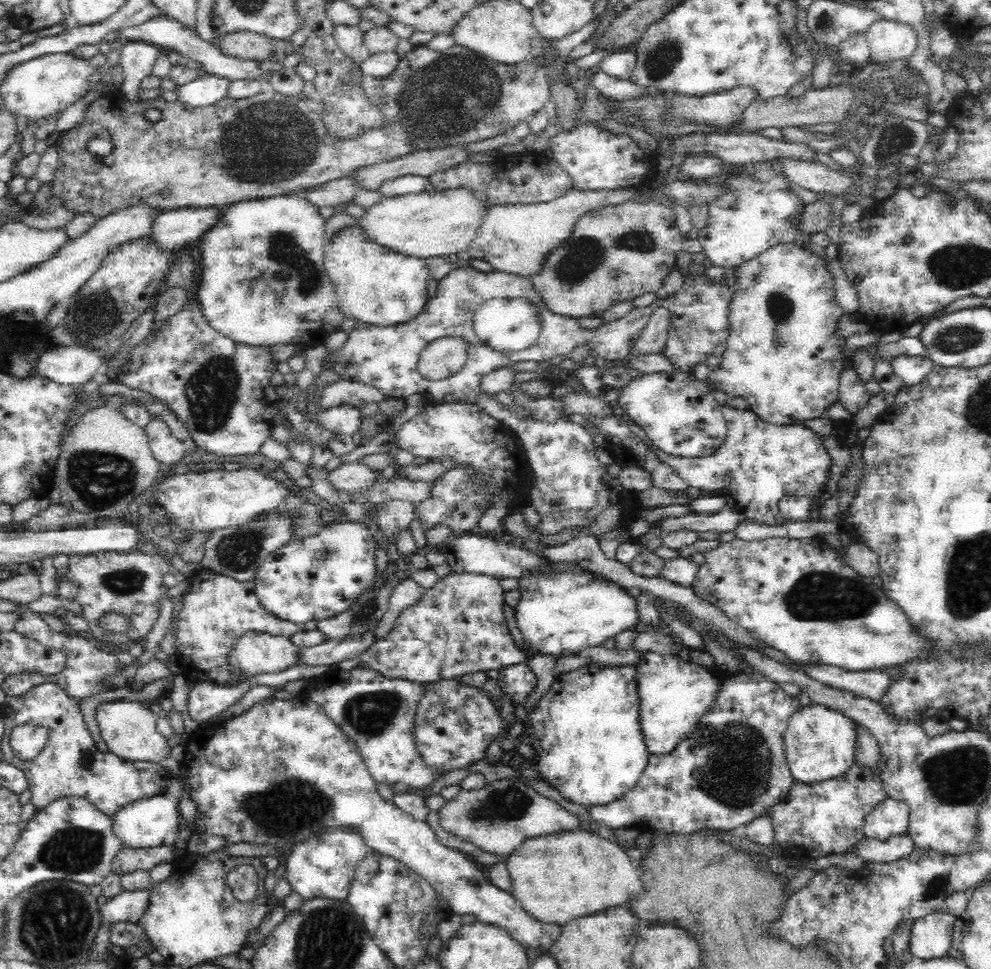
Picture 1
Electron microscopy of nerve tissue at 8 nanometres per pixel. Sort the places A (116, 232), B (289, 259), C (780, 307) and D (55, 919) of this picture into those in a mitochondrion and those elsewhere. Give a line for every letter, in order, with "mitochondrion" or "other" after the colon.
A: other
B: mitochondrion
C: mitochondrion
D: mitochondrion

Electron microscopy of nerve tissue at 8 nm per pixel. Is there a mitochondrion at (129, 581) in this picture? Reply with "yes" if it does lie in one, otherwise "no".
yes

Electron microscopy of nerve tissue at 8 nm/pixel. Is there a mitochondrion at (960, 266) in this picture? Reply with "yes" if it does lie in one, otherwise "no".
yes

